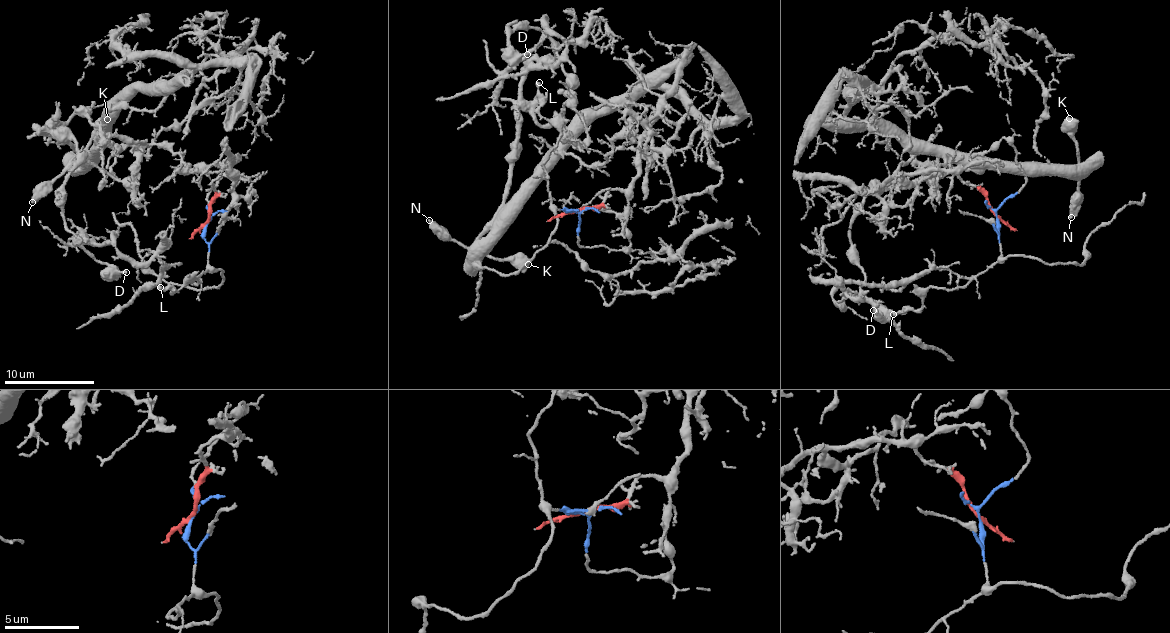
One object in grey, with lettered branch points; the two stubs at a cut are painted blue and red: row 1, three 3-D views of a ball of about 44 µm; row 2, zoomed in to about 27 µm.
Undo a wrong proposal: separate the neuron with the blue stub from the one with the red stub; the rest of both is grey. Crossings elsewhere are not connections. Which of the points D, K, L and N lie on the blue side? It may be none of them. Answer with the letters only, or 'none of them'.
L

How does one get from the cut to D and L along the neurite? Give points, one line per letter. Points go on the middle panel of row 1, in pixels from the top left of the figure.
D: (576, 211), (626, 189), (696, 44), (737, 111), (606, 102), (503, 208), (553, 59), (506, 32), (526, 53)
L: (576, 211), (556, 209), (552, 201), (544, 162), (559, 135), (558, 128), (540, 113), (539, 82)

